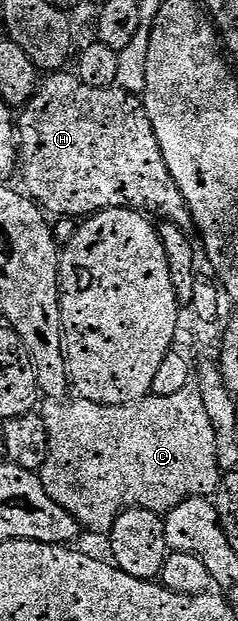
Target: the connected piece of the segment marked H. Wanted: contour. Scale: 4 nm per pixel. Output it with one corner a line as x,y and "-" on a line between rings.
54,71
47,77
50,78
41,82
33,100
21,110
22,118
19,116
16,121
20,138
20,177
22,173
30,200
38,202
50,215
59,213
62,217
85,219
105,209
133,209
159,222
170,221
184,230
193,230
190,209
164,161
145,100
119,87
92,87
70,71

